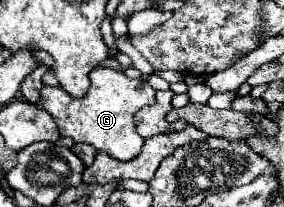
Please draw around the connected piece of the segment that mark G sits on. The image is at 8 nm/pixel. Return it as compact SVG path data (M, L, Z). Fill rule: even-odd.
M98 66L90 72L90 90L84 98L72 98L68 96L62 88L54 86L42 88L40 100L36 102L38 108L44 108L52 120L56 120L60 136L68 136L74 142L84 142L94 146L98 152L106 152L108 156L128 162L140 154L140 148L144 140L138 136L136 126L134 126L134 114L144 108L154 104L154 94L156 90L142 80L132 80L126 74Z

